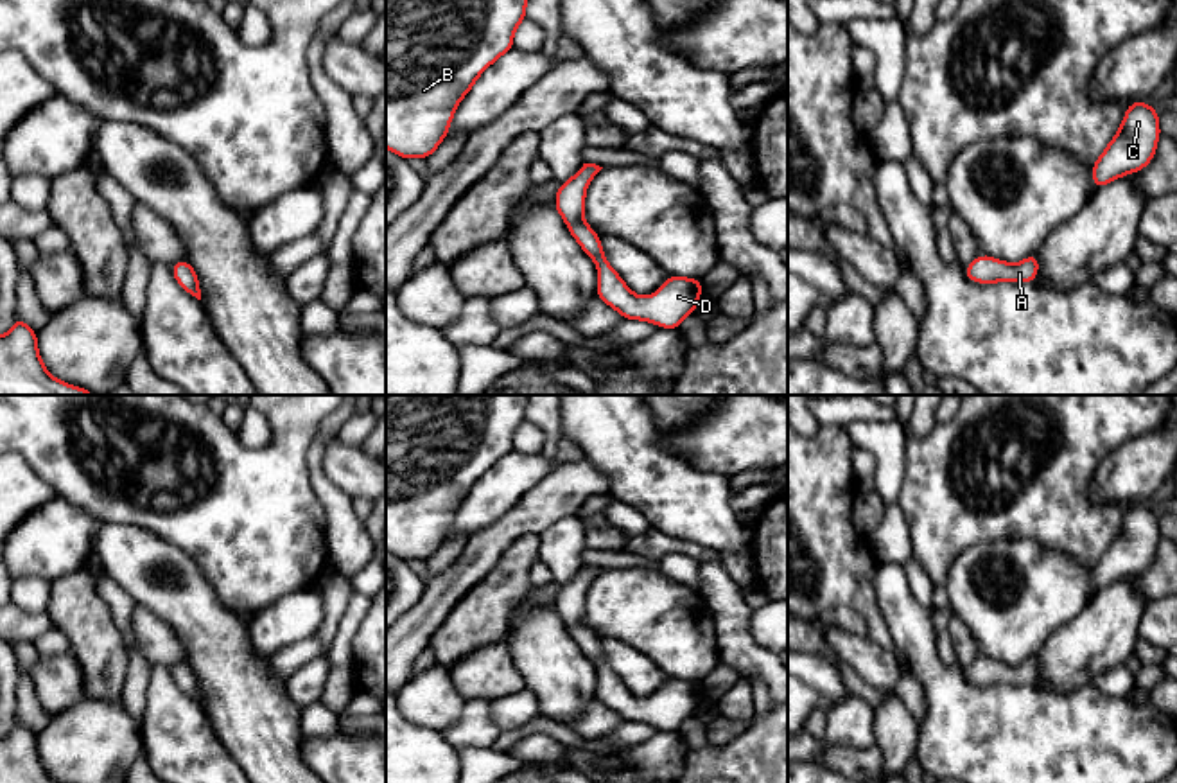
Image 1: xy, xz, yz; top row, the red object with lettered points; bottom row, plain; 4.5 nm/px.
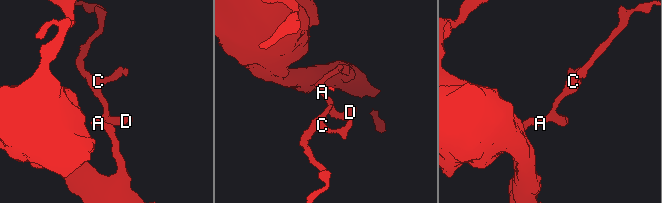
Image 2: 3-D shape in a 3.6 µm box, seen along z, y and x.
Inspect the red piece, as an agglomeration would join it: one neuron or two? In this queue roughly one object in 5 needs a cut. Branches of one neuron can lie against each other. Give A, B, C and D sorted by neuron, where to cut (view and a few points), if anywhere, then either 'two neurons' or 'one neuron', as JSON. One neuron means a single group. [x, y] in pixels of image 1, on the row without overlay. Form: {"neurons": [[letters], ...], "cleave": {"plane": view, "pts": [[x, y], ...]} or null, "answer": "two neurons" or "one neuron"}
{"neurons": [["A", "B", "C", "D"]], "cleave": null, "answer": "one neuron"}

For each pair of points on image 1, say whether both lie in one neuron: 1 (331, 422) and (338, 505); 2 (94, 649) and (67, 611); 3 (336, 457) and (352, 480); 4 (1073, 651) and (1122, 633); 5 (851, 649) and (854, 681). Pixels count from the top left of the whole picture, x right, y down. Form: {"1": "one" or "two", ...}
{"1": "one", "2": "one", "3": "one", "4": "one", "5": "two"}

